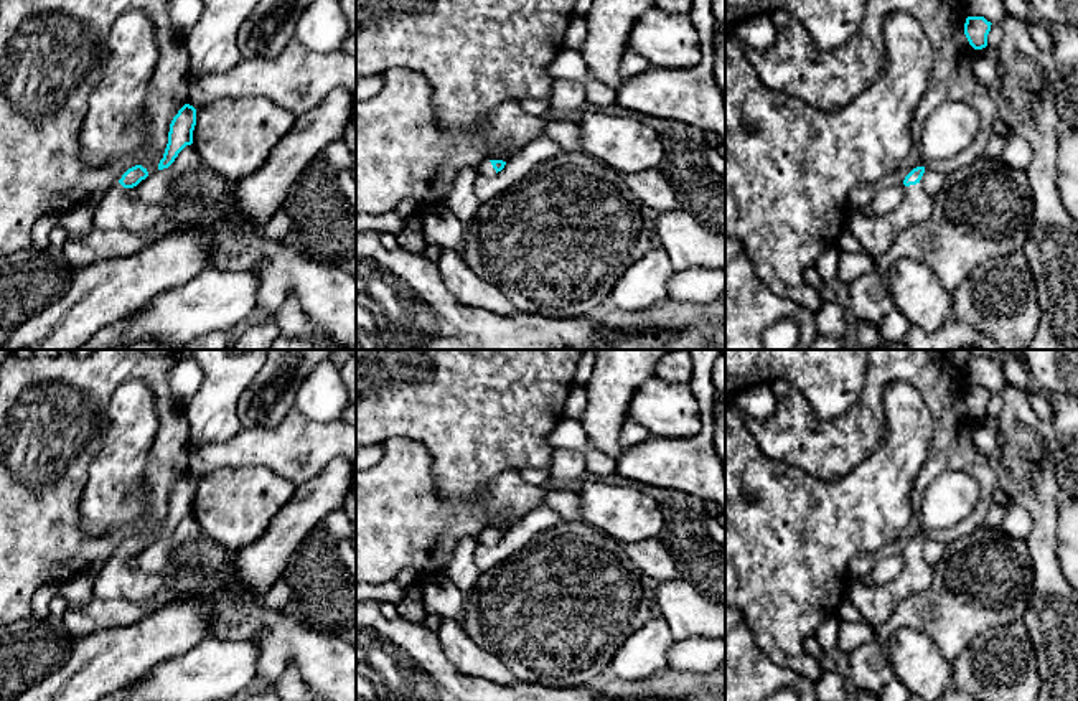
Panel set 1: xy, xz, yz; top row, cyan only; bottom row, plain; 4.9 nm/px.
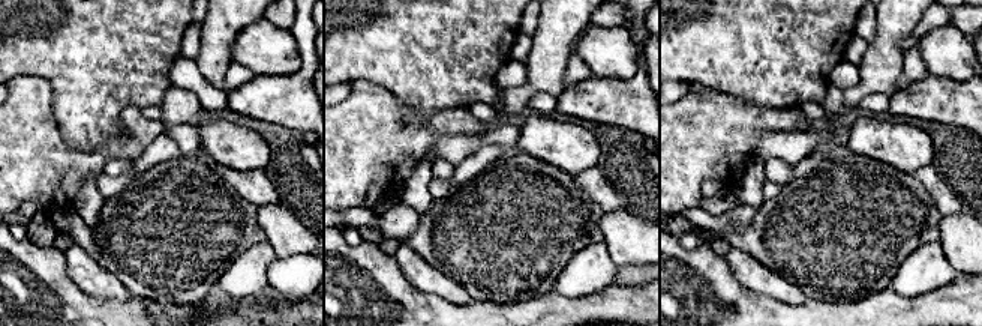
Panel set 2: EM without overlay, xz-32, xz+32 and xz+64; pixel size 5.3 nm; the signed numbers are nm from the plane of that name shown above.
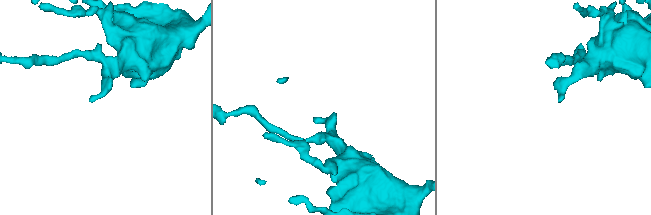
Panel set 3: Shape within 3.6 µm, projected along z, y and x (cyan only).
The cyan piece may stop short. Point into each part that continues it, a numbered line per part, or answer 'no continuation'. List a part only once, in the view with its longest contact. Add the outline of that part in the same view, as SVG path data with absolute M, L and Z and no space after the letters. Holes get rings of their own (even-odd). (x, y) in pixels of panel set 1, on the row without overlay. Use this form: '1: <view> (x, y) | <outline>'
1: xz (485, 538) | M483 529L478 538L478 544L493 546L493 544L496 544L496 539L493 538L490 529Z

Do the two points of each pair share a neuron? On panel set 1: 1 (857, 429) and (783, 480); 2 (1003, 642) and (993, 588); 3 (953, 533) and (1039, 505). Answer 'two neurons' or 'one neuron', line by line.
1: two neurons
2: two neurons
3: two neurons

